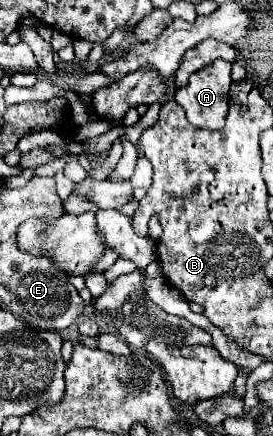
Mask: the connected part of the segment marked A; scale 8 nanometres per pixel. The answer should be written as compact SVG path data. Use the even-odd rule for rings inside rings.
M217 59L209 63L205 69L193 73L193 77L189 77L189 85L175 91L175 101L185 109L187 119L193 121L193 125L219 129L223 127L227 115L229 87L231 87L231 63Z

